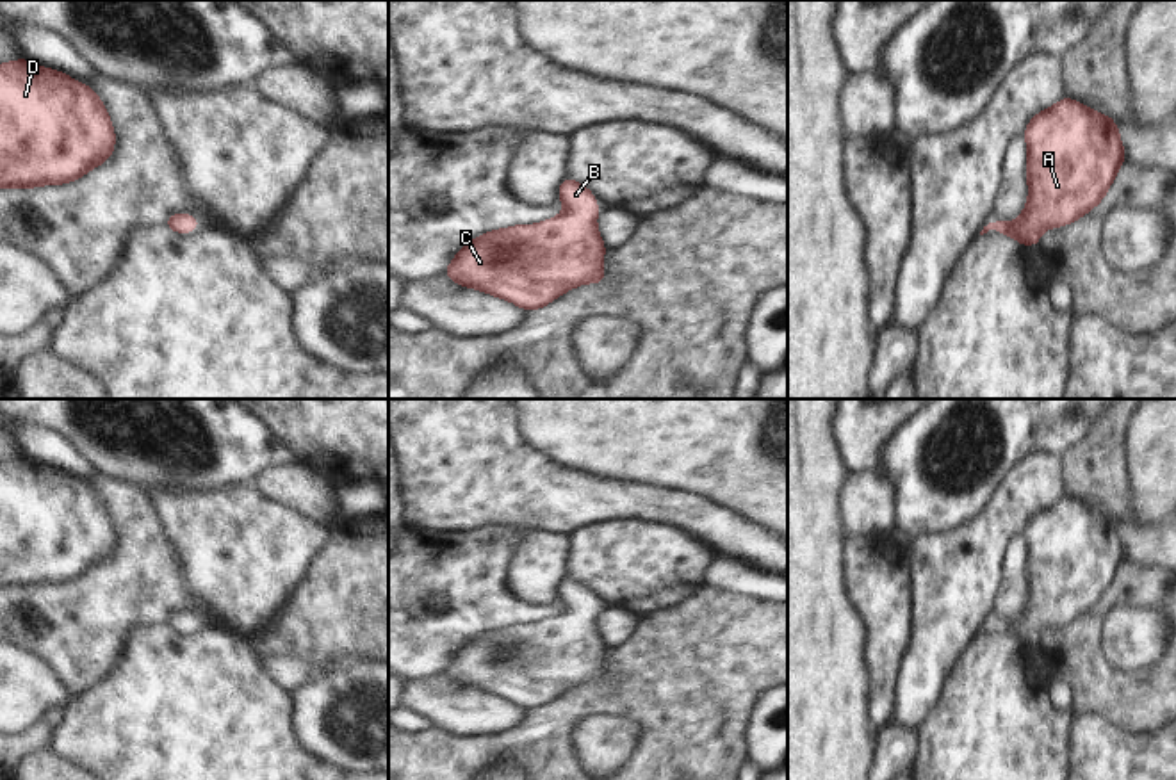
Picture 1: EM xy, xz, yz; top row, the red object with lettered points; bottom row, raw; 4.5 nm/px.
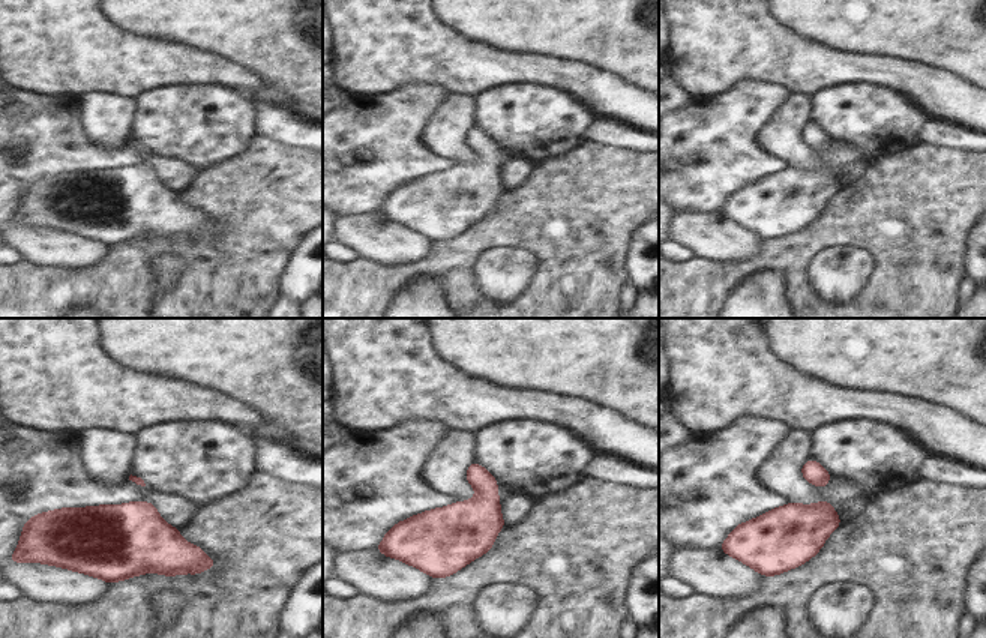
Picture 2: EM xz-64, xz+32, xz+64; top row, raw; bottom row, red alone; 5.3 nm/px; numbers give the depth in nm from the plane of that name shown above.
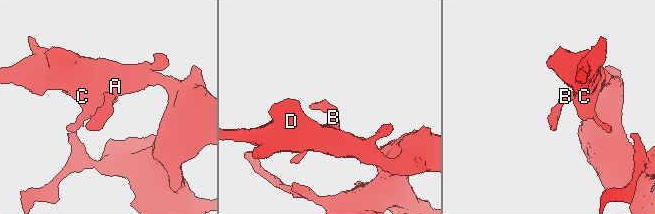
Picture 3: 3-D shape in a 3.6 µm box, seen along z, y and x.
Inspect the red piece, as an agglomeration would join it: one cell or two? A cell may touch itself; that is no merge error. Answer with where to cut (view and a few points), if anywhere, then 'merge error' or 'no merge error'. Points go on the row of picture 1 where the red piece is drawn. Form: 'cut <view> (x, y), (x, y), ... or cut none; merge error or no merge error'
cut none; no merge error

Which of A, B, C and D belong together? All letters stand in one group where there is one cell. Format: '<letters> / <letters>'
A B C D

